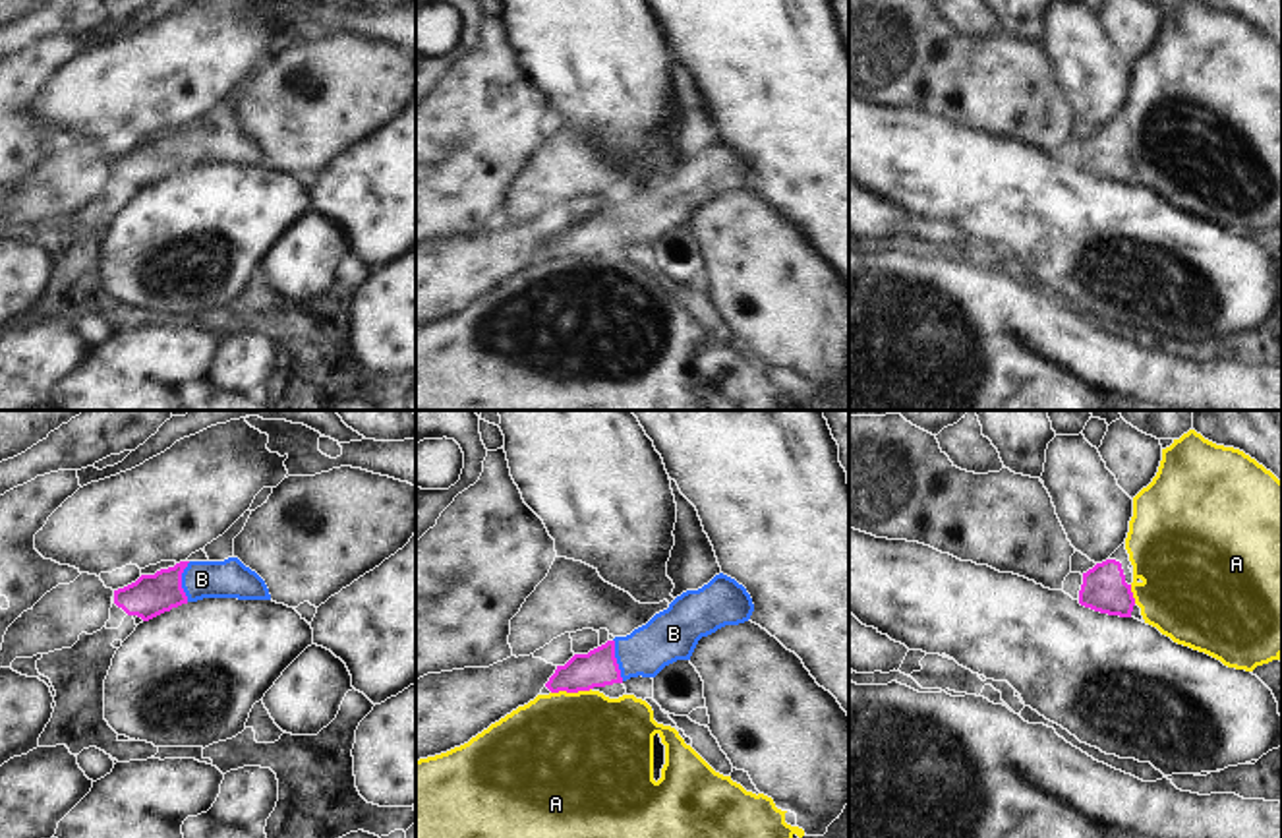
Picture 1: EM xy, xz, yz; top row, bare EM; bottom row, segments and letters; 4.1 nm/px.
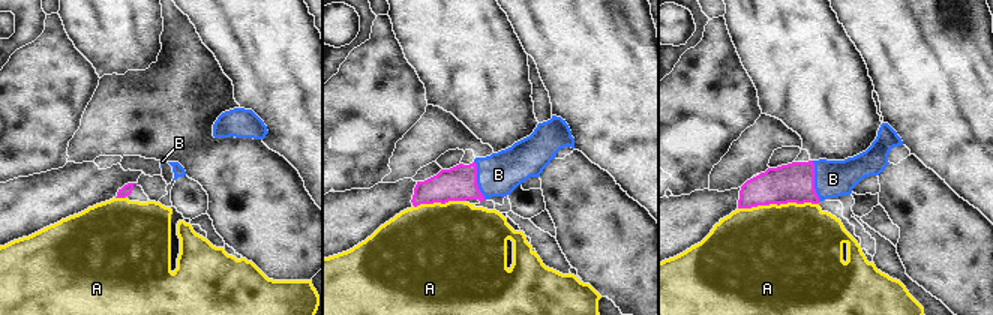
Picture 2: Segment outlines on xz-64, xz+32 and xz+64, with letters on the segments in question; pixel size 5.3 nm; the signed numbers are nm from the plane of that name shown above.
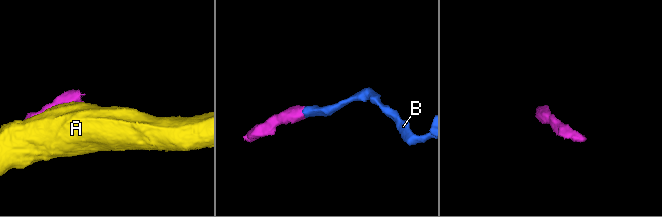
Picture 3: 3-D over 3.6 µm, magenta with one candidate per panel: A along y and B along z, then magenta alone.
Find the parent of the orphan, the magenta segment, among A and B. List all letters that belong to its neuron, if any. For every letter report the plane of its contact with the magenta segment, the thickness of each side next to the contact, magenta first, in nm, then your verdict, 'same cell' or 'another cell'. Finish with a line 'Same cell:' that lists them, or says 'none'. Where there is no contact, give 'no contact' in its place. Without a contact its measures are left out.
A: xz | 160/500 nm | another cell
B: xz | 160/220 nm | same cell
Same cell: B

